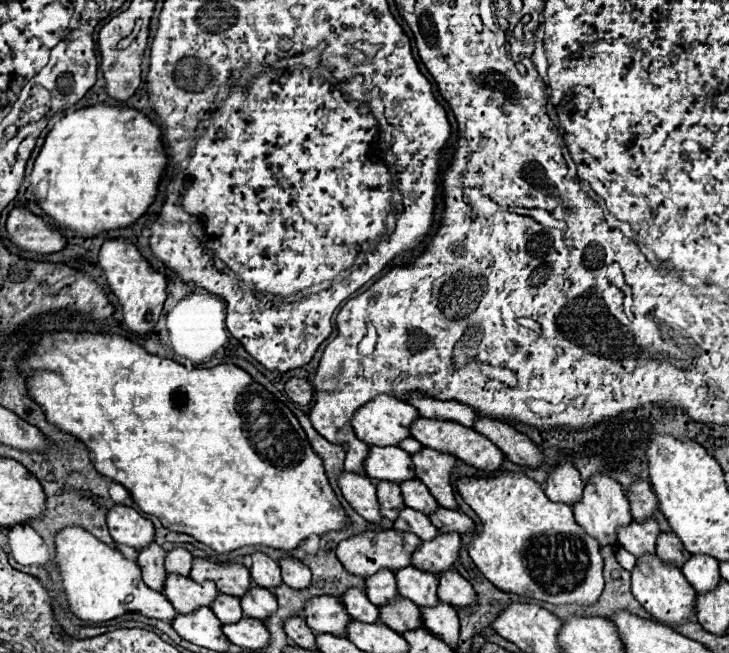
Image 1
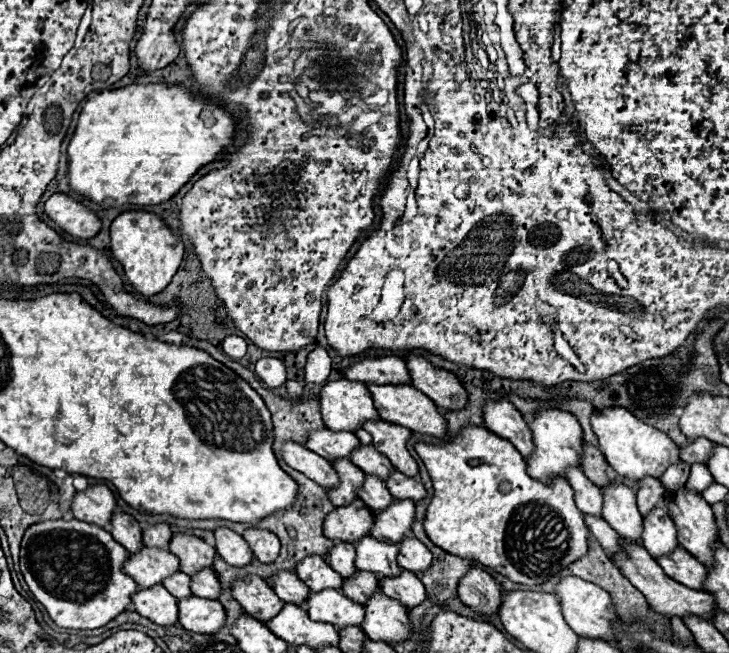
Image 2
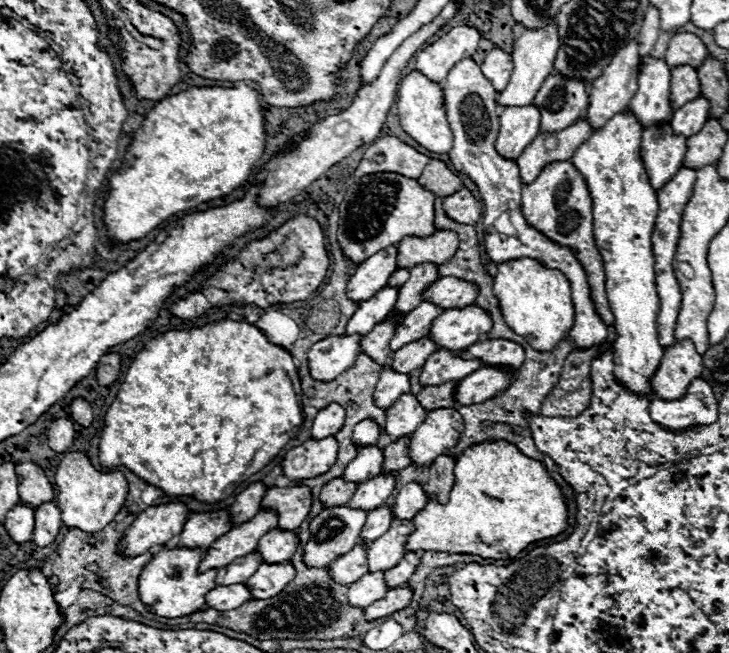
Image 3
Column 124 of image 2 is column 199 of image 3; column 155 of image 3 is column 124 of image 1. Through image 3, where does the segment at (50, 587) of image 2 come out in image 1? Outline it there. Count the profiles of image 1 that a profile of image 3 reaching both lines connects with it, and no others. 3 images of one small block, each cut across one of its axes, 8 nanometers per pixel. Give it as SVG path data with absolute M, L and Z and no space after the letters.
M64 528L58 532L58 536L56 536L56 564L58 564L62 580L64 580L64 594L66 594L68 606L70 606L72 614L78 616L80 620L104 622L104 620L112 620L116 616L130 614L130 612L138 612L146 618L156 618L156 620L164 620L164 622L174 622L174 618L178 616L178 612L174 612L174 606L160 592L154 592L152 588L148 588L142 582L138 564L124 558L124 554L118 548L110 548L108 544L100 542L98 538L94 538L90 532L82 530L82 528Z

